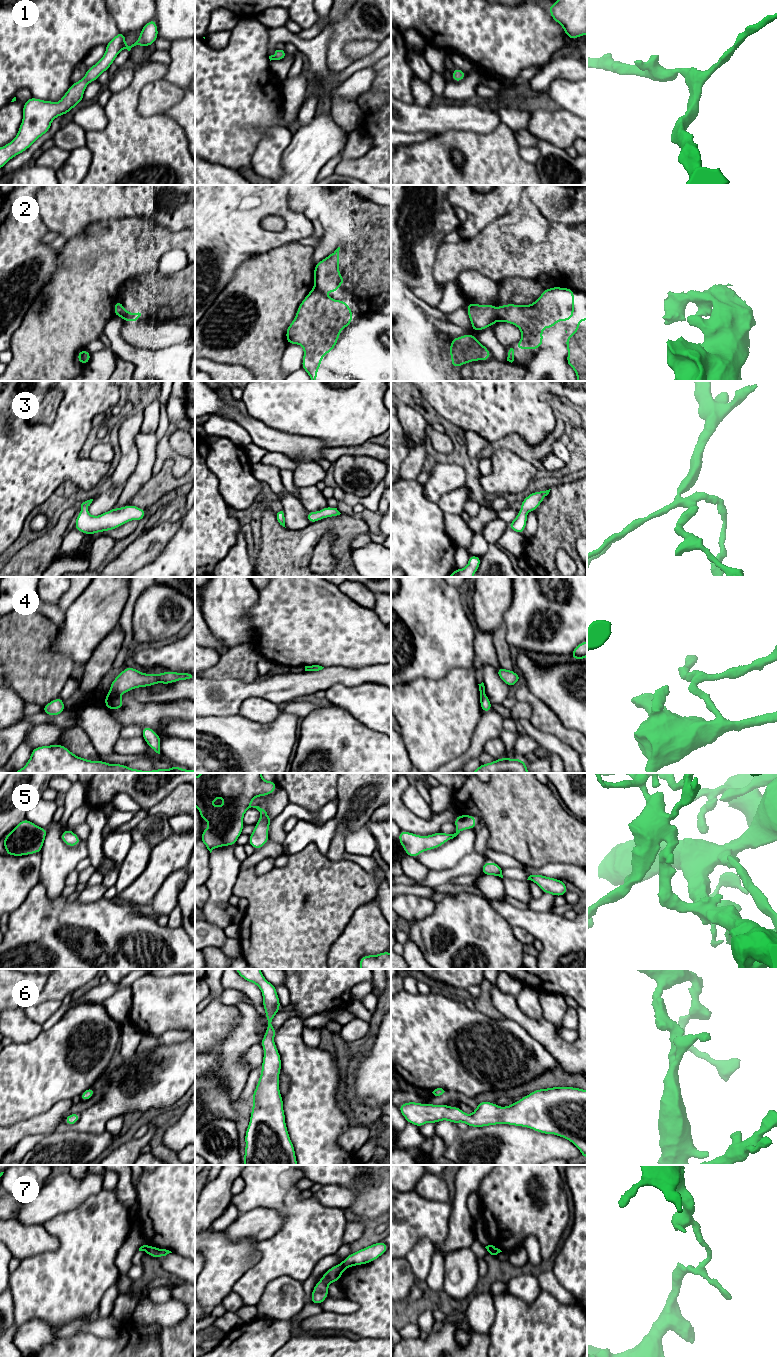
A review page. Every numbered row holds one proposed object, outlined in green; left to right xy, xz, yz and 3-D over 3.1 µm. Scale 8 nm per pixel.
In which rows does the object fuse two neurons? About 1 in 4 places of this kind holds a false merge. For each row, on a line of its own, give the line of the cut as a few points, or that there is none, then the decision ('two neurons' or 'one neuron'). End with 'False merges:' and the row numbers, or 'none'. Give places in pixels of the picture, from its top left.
1: no cut | one neuron
2: xz (313, 287), (323, 294) | two neurons
3: no cut | one neuron
4: xy (110, 690), (119, 696) | two neurons
5: no cut | one neuron
6: no cut | one neuron
7: xz (341, 1263), (345, 1267) | two neurons
False merges: 2, 4, 7

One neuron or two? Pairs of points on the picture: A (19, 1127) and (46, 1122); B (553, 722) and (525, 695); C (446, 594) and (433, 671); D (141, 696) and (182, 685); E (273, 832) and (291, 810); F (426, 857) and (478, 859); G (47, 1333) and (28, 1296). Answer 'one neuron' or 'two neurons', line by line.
A: one neuron
B: one neuron
C: one neuron
D: one neuron
E: one neuron
F: two neurons
G: two neurons

